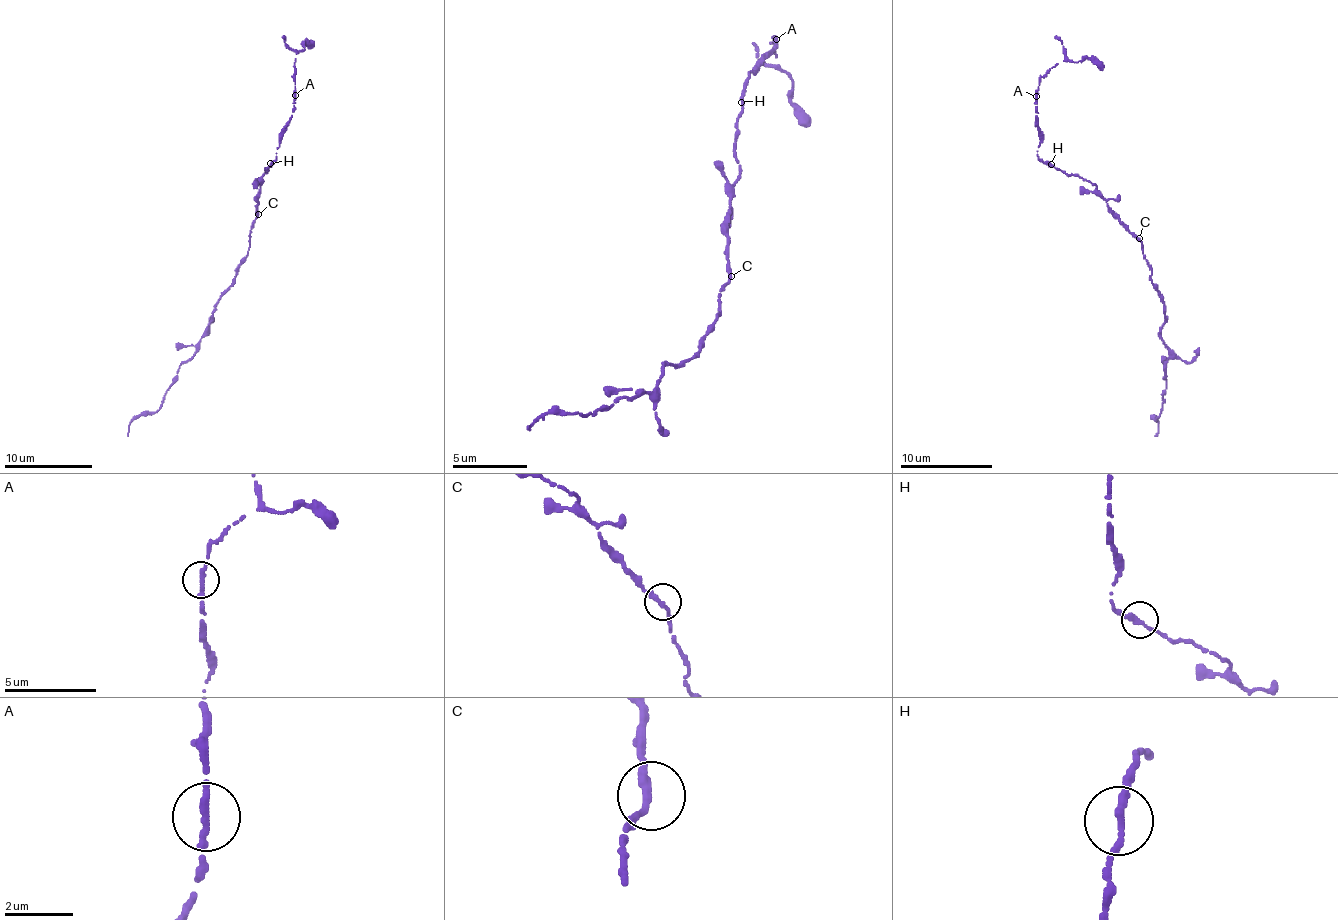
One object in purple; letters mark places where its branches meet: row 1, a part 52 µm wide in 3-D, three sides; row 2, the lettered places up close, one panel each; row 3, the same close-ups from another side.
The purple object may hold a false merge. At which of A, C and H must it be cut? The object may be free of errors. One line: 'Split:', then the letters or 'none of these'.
Split: none of these

